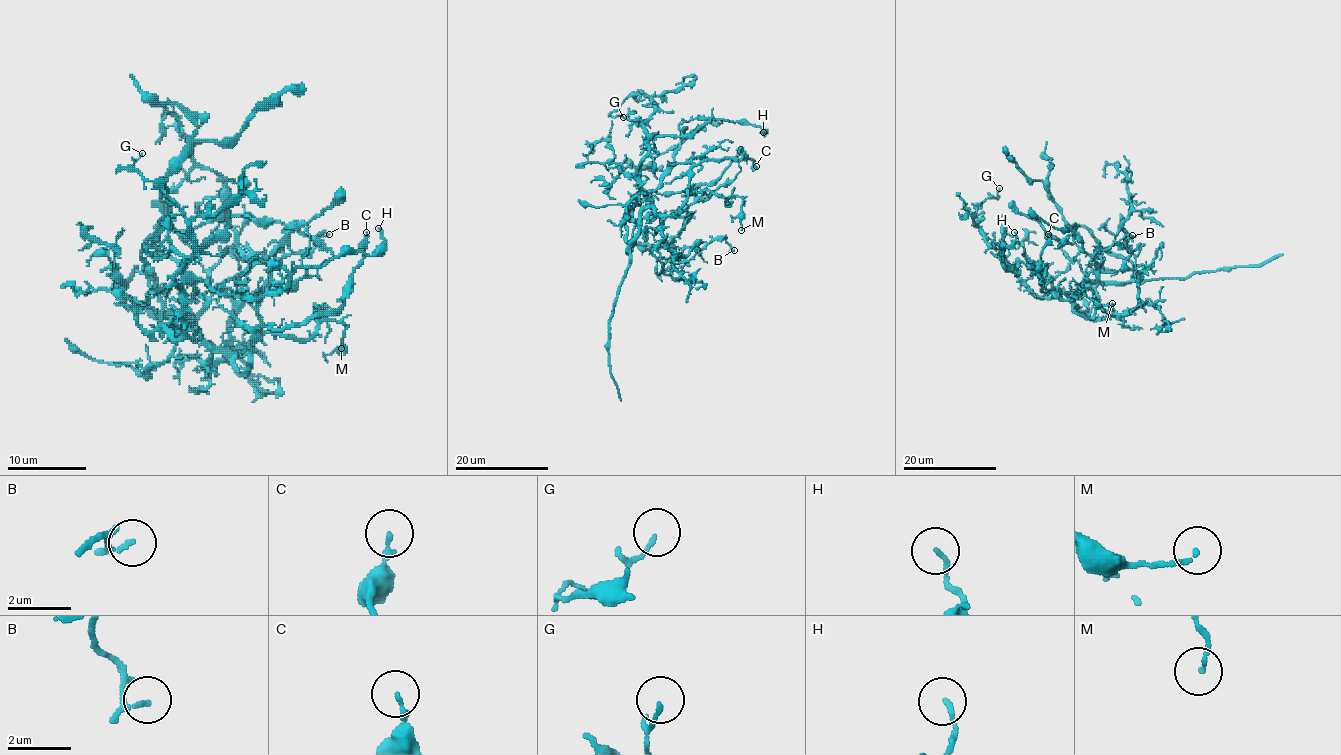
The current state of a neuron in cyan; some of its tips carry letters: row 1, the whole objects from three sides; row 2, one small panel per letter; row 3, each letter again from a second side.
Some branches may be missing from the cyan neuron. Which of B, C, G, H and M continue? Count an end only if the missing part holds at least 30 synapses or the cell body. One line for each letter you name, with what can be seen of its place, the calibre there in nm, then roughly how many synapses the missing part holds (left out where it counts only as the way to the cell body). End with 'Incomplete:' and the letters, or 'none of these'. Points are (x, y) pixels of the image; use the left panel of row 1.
Incomplete: none of these

